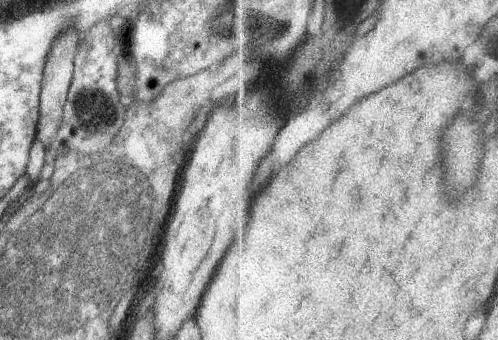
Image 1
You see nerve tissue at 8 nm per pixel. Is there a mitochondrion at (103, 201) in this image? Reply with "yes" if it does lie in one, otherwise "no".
no

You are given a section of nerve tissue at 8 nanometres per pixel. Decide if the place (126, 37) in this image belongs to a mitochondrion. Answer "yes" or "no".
no

